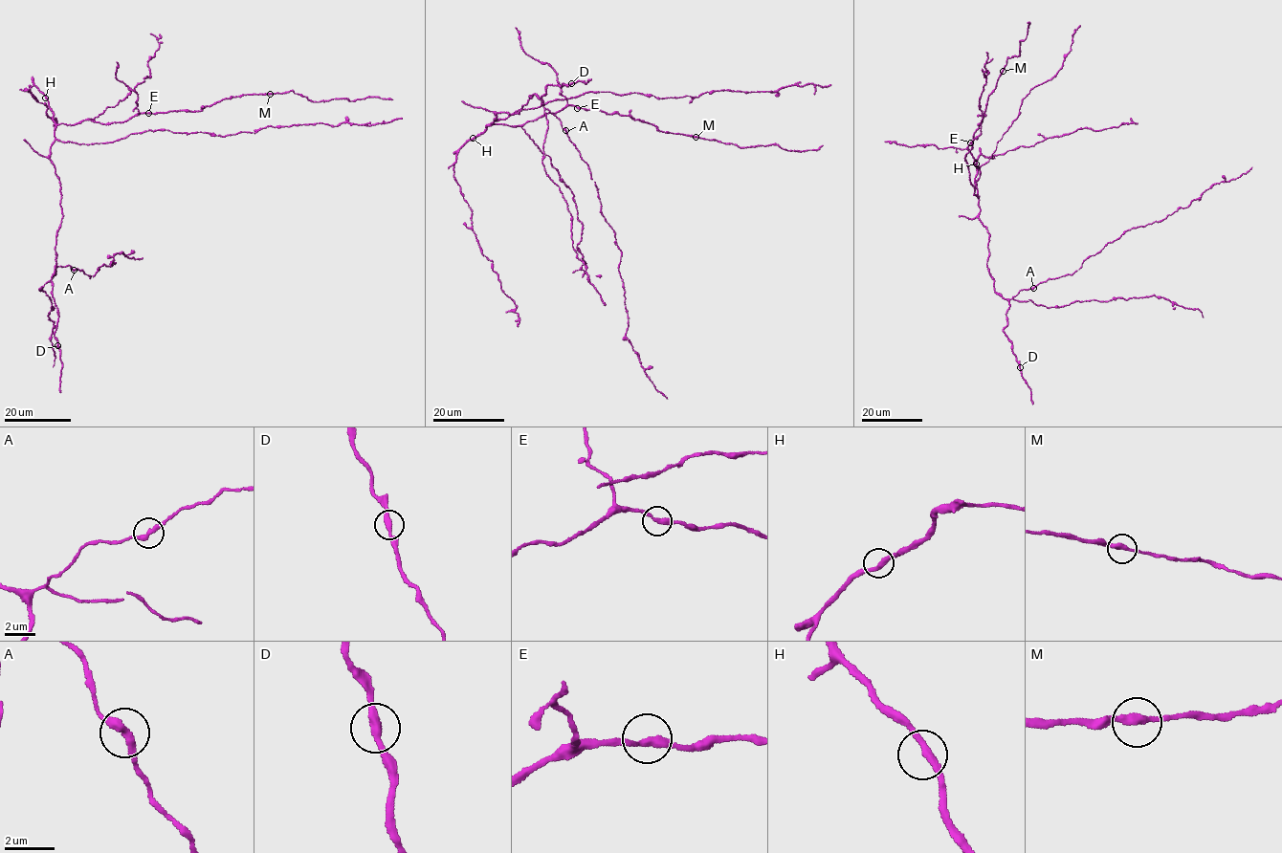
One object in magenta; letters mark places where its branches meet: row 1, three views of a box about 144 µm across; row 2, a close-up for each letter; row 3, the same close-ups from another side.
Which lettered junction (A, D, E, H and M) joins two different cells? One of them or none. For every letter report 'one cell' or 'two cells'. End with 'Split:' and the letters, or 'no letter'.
A: one cell
D: one cell
E: one cell
H: one cell
M: one cell
Split: no letter

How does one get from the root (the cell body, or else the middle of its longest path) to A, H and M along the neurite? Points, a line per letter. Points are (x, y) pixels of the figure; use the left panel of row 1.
A: (57, 177), (62, 217), (56, 238), (55, 264), (62, 267), (69, 265), (75, 270)
H: (57, 177), (50, 155), (55, 121), (45, 98)
M: (57, 177), (50, 155), (55, 128), (62, 123), (122, 122), (141, 113), (198, 112), (224, 99), (270, 94)

